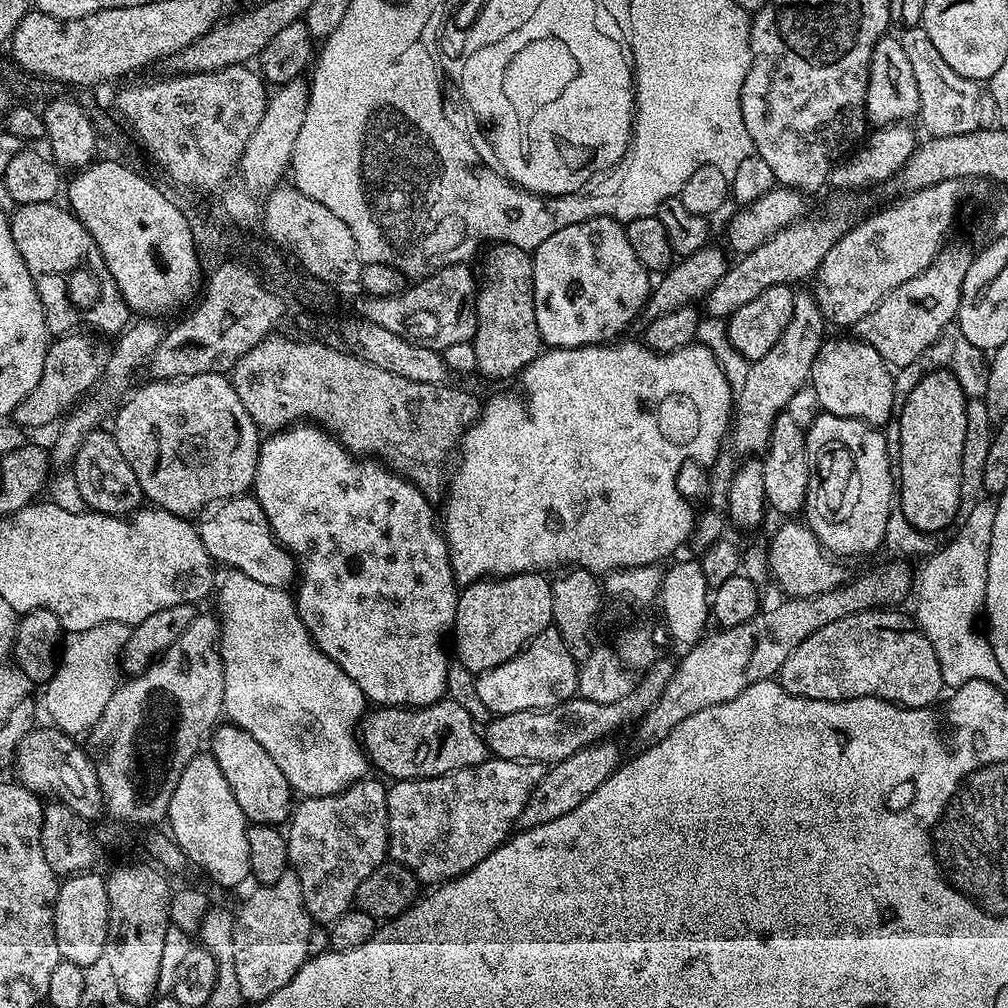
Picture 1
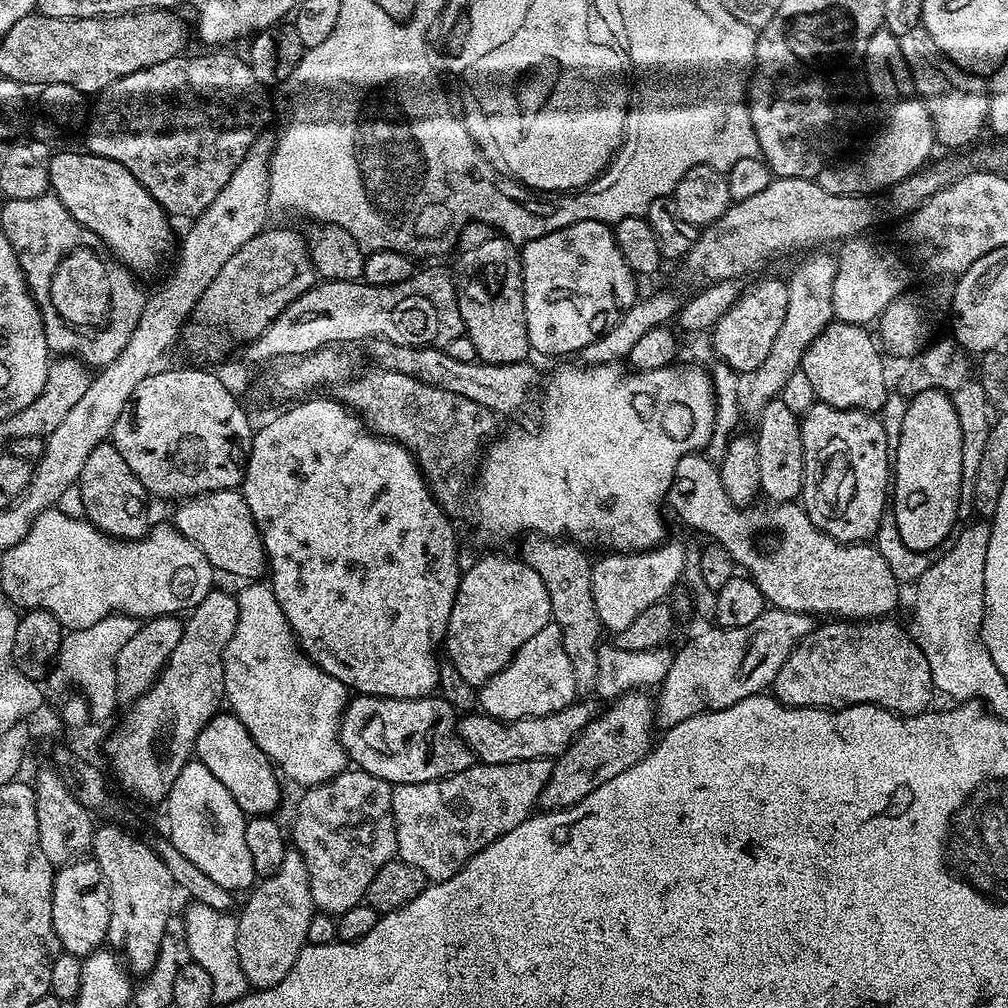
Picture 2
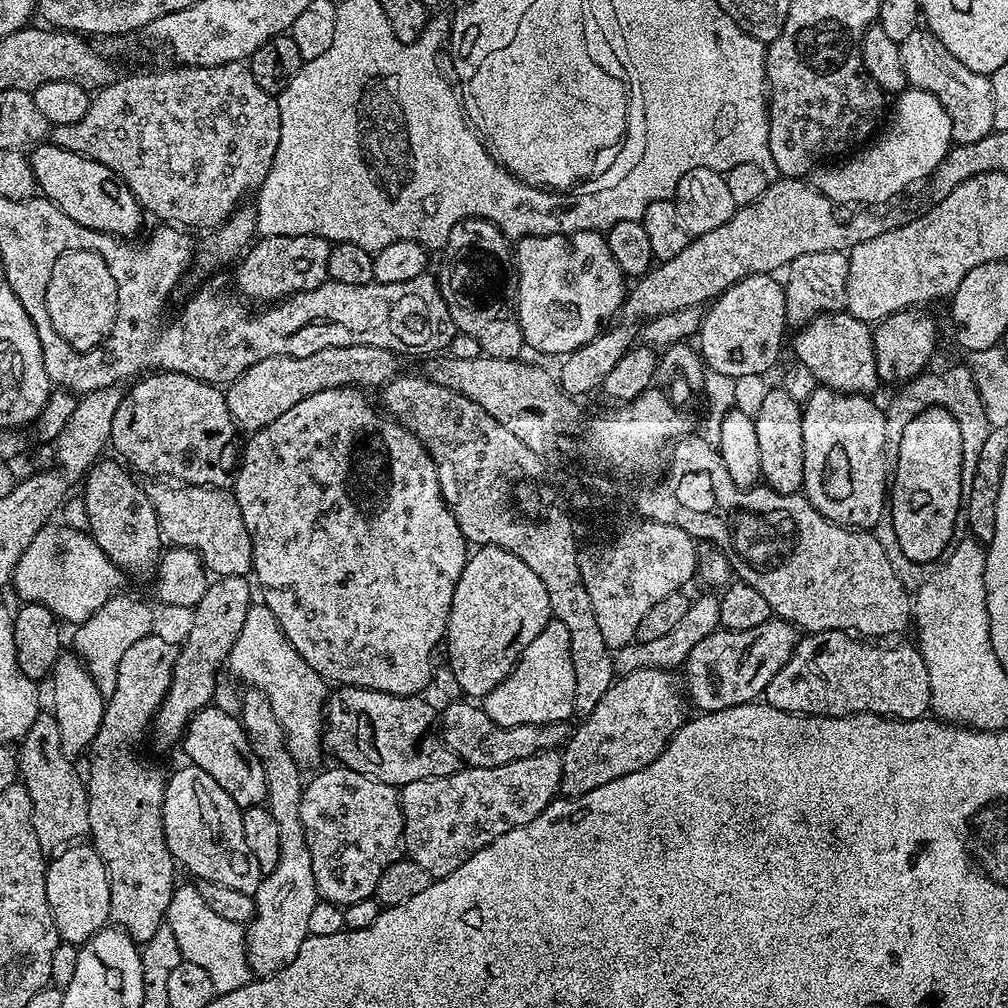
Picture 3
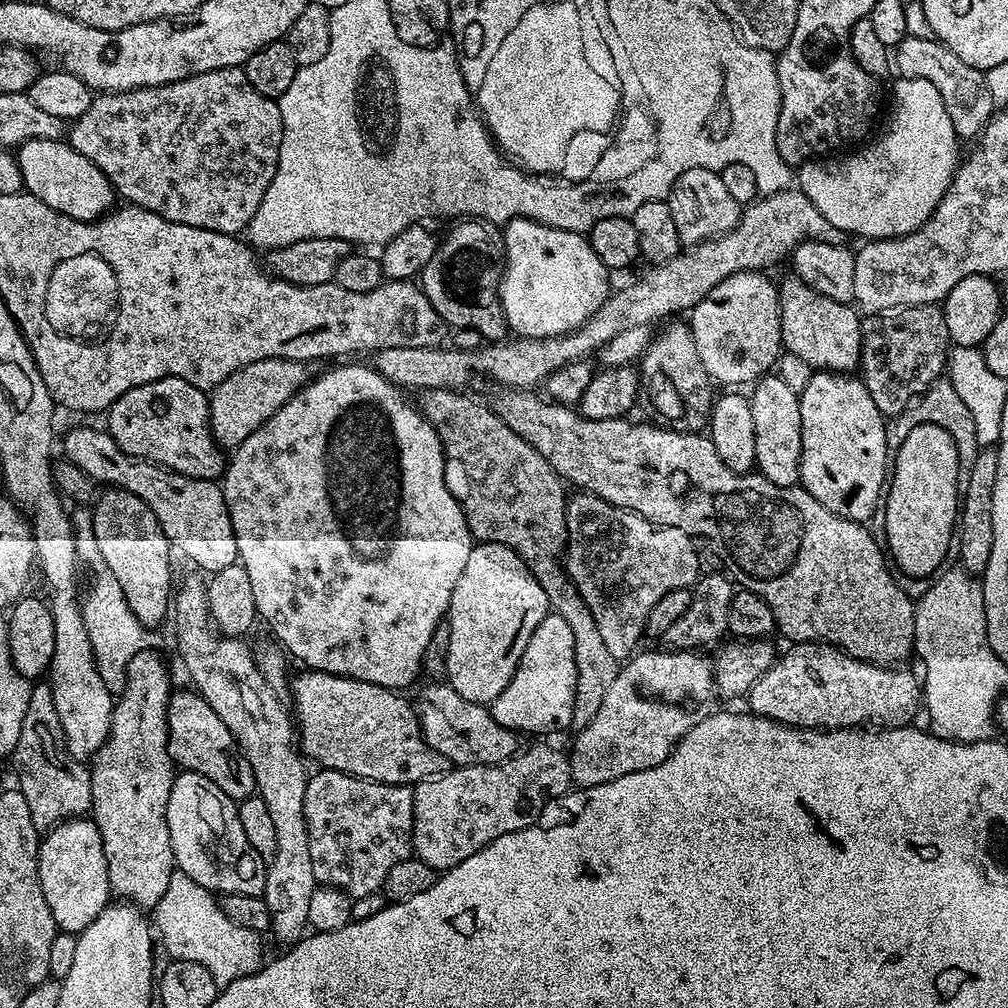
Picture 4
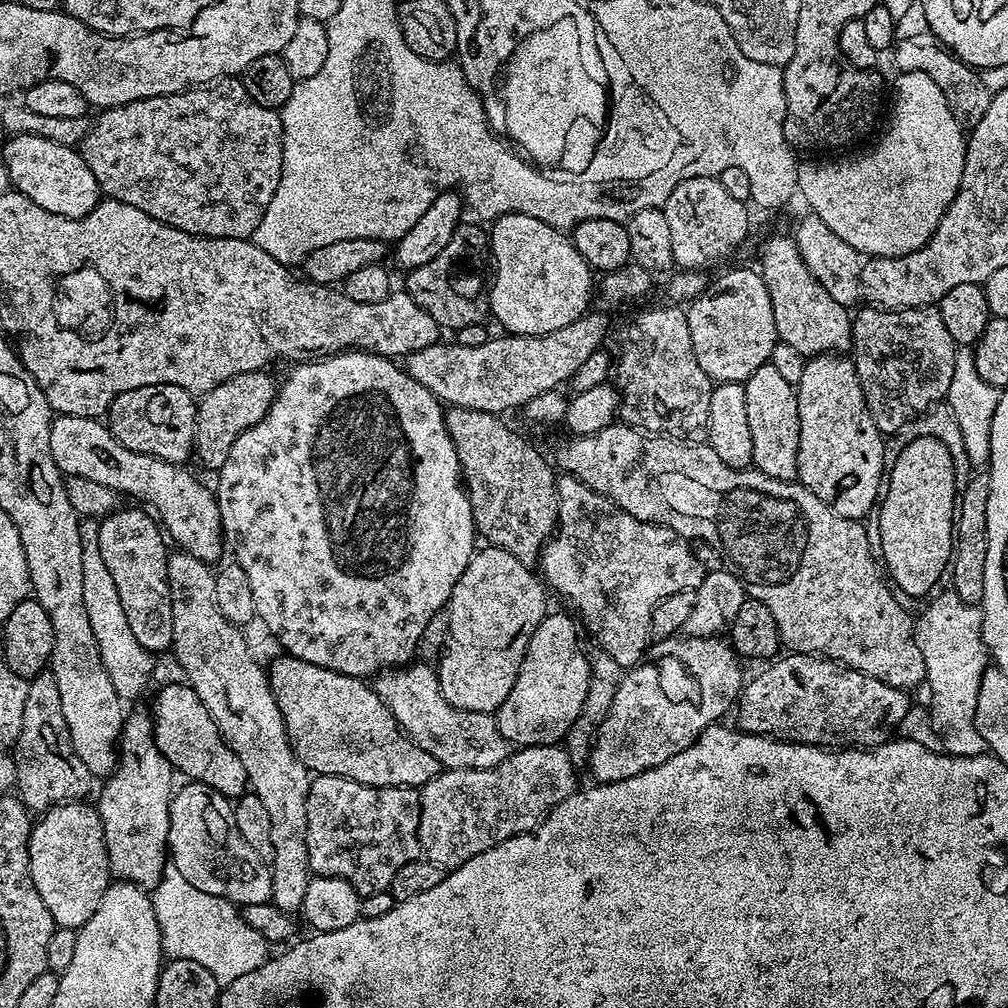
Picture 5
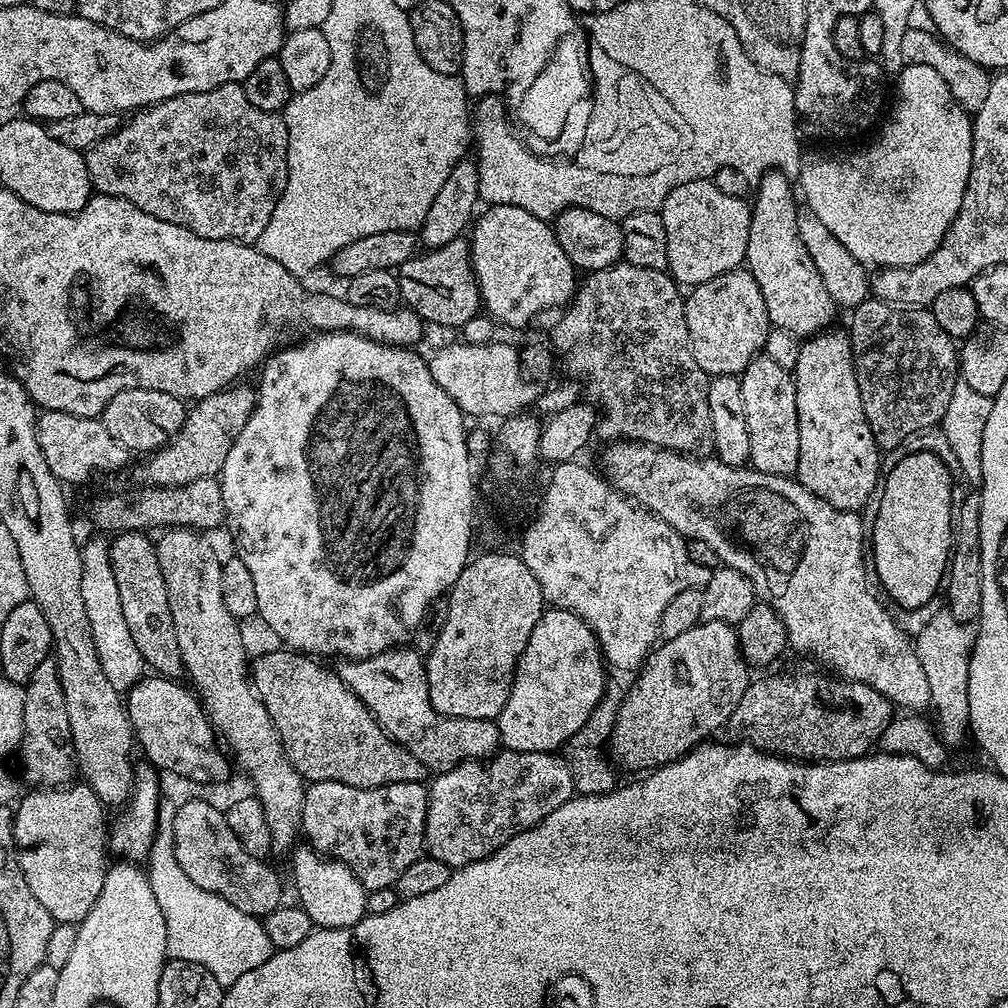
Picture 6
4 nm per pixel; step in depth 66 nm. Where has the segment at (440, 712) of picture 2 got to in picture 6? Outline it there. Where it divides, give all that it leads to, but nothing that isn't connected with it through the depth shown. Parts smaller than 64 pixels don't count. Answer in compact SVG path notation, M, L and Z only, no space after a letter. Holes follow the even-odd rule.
M280 650L284 652L264 652L260 657L253 659L250 664L250 679L253 688L260 696L260 701L266 706L266 714L270 714L270 718L274 722L274 726L280 735L280 741L284 743L286 754L290 758L290 762L300 771L300 775L304 777L305 781L311 782L314 780L333 780L334 782L346 782L346 786L358 786L359 788L377 788L378 786L386 786L387 784L397 784L398 782L414 782L421 783L425 778L426 769L424 764L414 758L414 754L410 754L410 750L406 750L401 744L397 744L384 733L384 729L372 717L372 712L366 707L363 702L347 688L339 675L335 671L332 672L328 668L323 668L319 659L311 656L305 656L299 652L291 650Z

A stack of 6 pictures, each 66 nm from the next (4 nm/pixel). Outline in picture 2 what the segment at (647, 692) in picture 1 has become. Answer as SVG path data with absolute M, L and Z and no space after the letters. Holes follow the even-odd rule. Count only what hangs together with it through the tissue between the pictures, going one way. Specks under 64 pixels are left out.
M574 702L554 714L531 716L521 720L499 720L476 710L459 717L462 742L482 764L509 764L519 760L552 760L571 746L586 725L592 721L594 709L588 704Z

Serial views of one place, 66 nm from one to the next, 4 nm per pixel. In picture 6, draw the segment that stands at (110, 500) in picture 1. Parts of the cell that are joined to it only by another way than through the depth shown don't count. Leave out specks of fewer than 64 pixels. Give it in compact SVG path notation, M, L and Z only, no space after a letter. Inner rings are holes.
M122 531L115 539L110 544L114 577L118 582L123 617L138 653L153 673L169 678L183 677L185 670L180 661L178 634L174 630L170 598L166 598L166 582L162 578L162 566L158 566L153 537L143 531Z

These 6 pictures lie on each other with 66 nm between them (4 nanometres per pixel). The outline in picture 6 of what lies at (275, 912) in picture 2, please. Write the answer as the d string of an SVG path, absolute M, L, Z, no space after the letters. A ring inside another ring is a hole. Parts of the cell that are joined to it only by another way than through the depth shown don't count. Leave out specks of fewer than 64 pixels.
M169 527L159 535L160 540L158 536L155 541L158 566L162 566L162 578L166 582L166 598L170 598L170 614L174 618L180 661L184 664L187 679L192 679L191 687L200 703L204 705L204 711L208 713L219 739L225 745L228 743L232 747L231 755L234 760L236 755L241 770L252 779L251 791L262 806L262 814L266 814L266 826L270 826L273 853L291 853L302 836L302 806L306 781L290 762L284 743L280 741L278 730L270 714L266 714L266 706L260 701L260 696L252 686L250 656L244 653L241 625L236 617L230 614L230 610L226 610L226 602L222 602L221 557L216 557L215 550L203 540L205 537L199 531L189 527Z

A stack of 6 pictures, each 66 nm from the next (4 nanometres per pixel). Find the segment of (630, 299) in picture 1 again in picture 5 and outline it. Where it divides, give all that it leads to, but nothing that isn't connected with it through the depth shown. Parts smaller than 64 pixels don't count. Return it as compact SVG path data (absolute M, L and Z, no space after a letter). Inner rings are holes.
M507 212L505 216L496 217L491 225L490 256L491 259L496 259L488 294L490 316L493 321L496 319L504 327L501 329L505 333L513 336L550 334L554 330L562 330L562 326L570 326L570 322L589 311L594 269L586 262L586 258L582 258L567 231L546 226L546 222L530 218L530 214Z

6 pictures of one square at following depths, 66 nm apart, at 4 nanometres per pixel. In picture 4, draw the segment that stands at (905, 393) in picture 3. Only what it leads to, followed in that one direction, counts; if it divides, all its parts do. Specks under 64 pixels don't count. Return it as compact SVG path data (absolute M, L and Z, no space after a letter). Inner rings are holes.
M946 376L940 377L923 393L917 397L912 404L908 406L902 414L893 417L887 423L887 456L886 456L886 474L885 481L890 482L893 478L894 466L897 464L898 450L901 449L902 442L910 432L922 424L936 424L942 426L947 433L954 438L955 448L958 450L959 474L958 474L958 492L961 497L967 493L968 485L971 479L971 471L974 470L974 464L977 461L977 454L980 445L977 442L975 433L974 418L970 415L970 410L966 404L959 398L958 392L950 379Z

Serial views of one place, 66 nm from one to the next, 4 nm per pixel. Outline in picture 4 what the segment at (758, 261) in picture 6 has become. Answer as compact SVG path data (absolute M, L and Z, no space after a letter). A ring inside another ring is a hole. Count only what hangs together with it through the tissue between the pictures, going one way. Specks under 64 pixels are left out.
M794 274L779 281L782 314L782 348L798 354L814 370L852 374L860 368L864 335L860 329L862 316L851 303L834 302L801 282Z

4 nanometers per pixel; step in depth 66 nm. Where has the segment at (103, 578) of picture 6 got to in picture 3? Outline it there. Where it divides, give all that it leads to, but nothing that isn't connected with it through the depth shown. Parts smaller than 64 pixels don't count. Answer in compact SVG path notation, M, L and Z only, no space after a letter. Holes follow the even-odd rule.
M120 592L112 596L84 624L77 625L73 631L73 649L86 665L88 673L94 678L95 685L106 700L114 694L117 686L119 660L138 639L151 635L155 629L151 608L144 602L137 606L130 597L124 595L125 593Z

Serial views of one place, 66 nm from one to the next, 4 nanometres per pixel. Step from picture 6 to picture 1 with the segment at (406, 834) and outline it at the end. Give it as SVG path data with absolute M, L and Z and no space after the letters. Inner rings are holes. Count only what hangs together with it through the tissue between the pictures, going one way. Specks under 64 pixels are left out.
M372 779L356 780L338 794L305 796L287 821L288 862L302 886L302 902L317 925L332 924L350 911L358 886L388 856L388 788L383 779Z

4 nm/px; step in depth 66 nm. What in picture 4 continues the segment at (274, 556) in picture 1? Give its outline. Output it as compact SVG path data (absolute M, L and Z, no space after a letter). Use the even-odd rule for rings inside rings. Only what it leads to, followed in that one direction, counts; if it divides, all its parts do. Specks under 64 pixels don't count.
M96 428L70 429L64 436L64 452L68 462L80 467L95 482L125 488L130 494L142 498L142 502L154 510L154 518L158 518L158 526L162 526L162 534L166 534L173 549L193 560L205 574L226 570L237 563L238 542L228 517L224 489L217 481L190 478L169 472L148 460L127 456L107 431L100 429L99 432Z

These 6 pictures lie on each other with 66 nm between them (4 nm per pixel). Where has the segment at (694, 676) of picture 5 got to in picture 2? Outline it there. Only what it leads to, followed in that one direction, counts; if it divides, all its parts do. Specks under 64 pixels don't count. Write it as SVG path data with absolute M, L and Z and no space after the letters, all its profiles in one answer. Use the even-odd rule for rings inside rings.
M644 690L627 692L624 696L617 696L607 705L604 713L593 715L592 721L572 741L571 746L560 756L555 757L552 765L552 777L540 795L539 807L544 810L569 808L586 794L594 794L598 786L610 782L622 770L630 770L646 753L652 751L654 743L654 725L656 710L653 697Z

